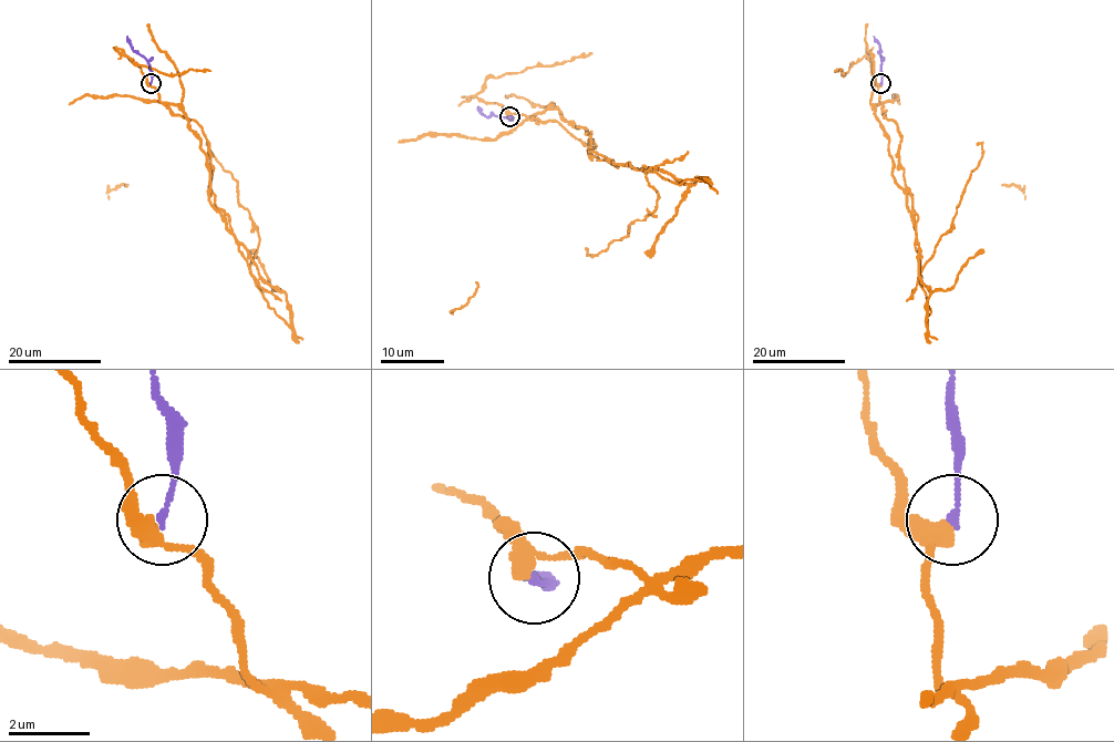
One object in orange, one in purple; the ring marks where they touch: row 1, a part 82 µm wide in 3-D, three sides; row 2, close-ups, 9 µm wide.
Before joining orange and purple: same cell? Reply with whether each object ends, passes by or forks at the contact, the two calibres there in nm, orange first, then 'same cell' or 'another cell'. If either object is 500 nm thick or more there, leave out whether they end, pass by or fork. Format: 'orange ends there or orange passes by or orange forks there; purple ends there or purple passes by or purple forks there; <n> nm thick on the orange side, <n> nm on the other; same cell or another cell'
orange passes by; purple ends there; 320 nm thick on the orange side, 140 nm on the other; another cell

